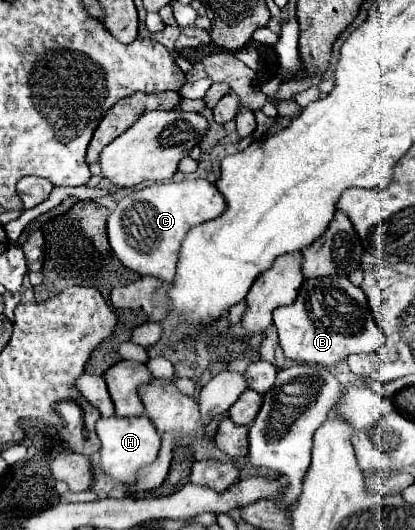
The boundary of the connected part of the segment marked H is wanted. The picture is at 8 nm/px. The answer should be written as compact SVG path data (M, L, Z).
M147 416L101 418L97 422L97 436L101 440L101 460L99 460L101 470L121 486L129 486L129 488L141 480L139 470L145 468L145 464L153 464L157 460L159 446L161 446L161 436L157 434L157 430L153 430L153 424L149 422Z

